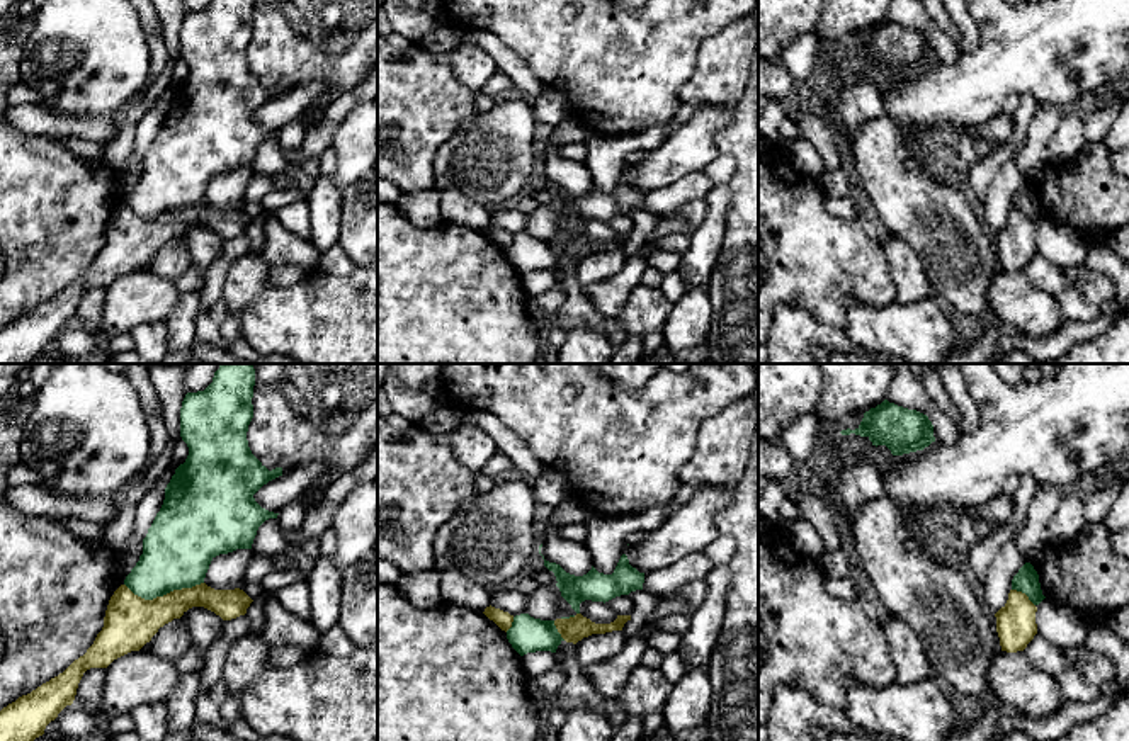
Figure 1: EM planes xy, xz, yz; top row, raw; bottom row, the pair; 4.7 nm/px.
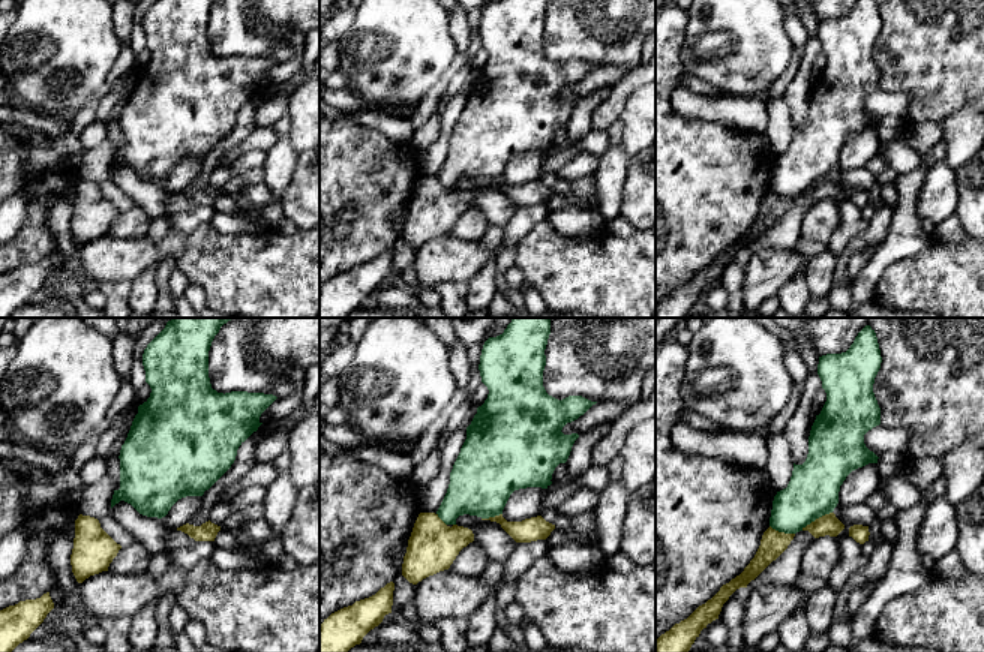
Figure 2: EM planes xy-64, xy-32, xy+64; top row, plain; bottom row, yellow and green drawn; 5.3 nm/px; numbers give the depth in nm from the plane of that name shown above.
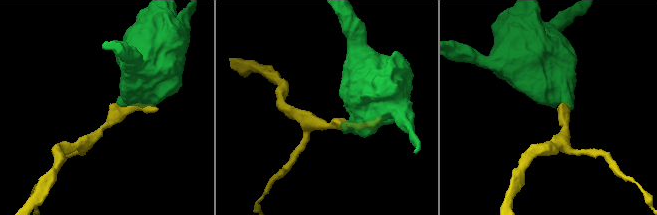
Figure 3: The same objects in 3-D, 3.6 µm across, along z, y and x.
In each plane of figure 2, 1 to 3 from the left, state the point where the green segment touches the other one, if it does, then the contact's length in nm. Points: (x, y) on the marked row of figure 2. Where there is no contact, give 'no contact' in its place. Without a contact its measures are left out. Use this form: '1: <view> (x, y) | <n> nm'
1: no contact
2: xy-32 (491, 517) | 120 nm
3: xy+64 (816, 519) | 190 nm

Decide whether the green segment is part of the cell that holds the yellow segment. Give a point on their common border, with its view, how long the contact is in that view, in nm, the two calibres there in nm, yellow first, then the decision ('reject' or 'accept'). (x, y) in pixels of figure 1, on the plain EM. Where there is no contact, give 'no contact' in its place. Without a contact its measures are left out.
meets yellow in xy at (164, 214); contact 380 nm long; 240 nm thick on the yellow side, 320 nm on the other; reject

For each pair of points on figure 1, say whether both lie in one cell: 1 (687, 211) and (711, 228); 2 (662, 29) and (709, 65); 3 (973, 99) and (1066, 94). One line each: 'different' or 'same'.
1: different
2: different
3: same

